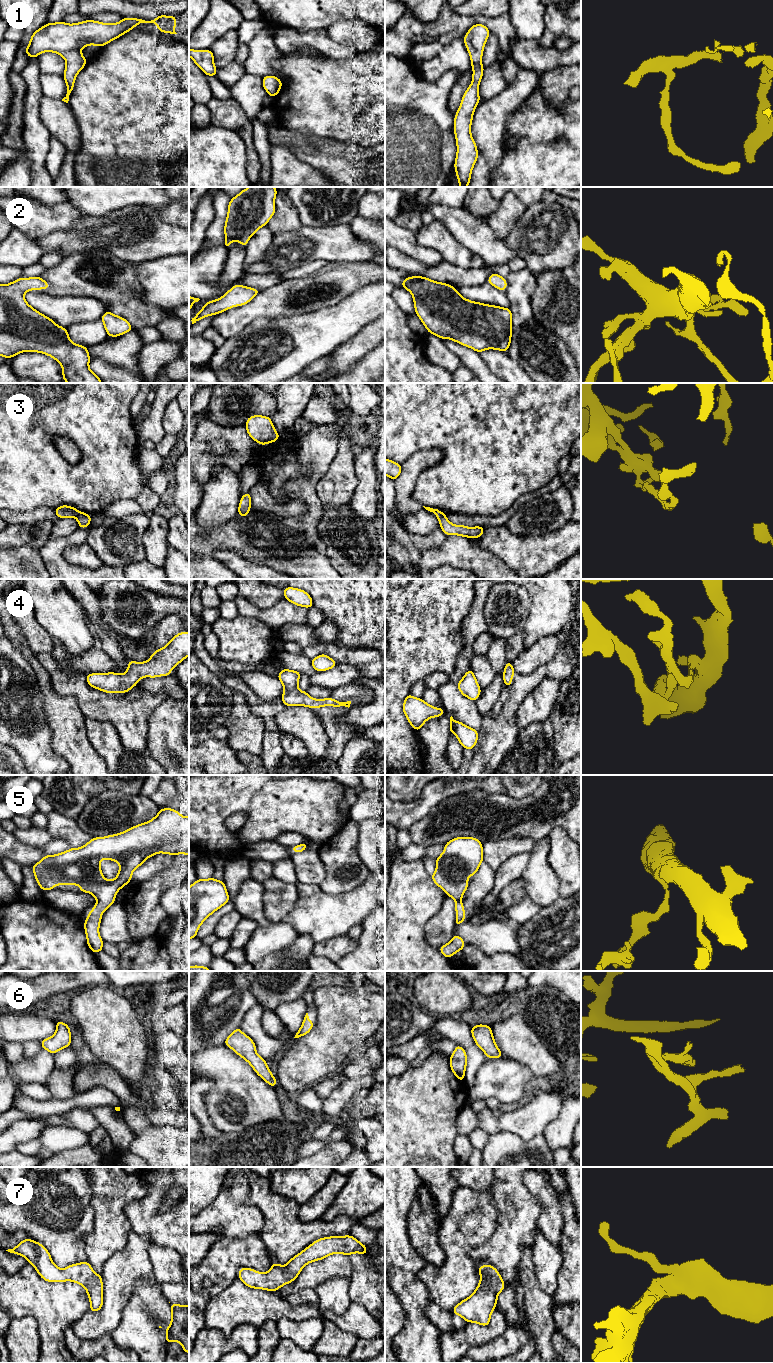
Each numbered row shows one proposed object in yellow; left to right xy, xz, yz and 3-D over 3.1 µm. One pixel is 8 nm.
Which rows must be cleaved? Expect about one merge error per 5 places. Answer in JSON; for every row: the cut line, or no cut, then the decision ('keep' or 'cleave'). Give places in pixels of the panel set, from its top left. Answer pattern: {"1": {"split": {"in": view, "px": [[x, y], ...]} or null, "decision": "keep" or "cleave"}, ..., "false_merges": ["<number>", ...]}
{"1": {"split": null, "decision": "keep"}, "2": {"split": null, "decision": "keep"}, "3": {"split": null, "decision": "keep"}, "4": {"split": null, "decision": "keep"}, "5": {"split": null, "decision": "keep"}, "6": {"split": null, "decision": "keep"}, "7": {"split": null, "decision": "keep"}, "false_merges": []}

